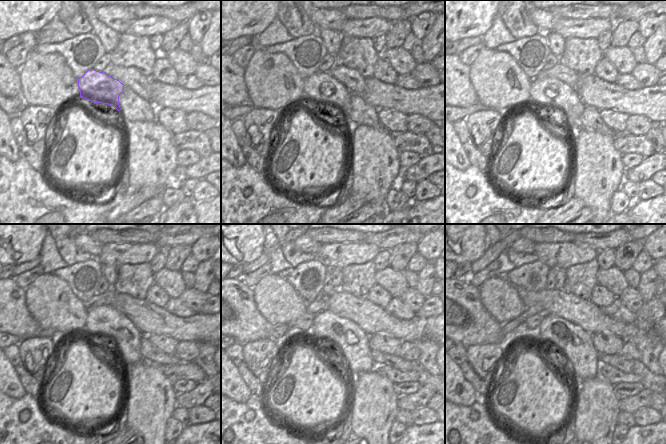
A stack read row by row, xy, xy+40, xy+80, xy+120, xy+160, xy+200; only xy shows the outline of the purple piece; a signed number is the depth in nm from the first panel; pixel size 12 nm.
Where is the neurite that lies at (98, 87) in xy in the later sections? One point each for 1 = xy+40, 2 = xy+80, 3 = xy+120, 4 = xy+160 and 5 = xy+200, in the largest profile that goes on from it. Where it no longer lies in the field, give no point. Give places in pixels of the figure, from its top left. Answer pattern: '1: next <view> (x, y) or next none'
1: next xy+40 (320, 88)
2: next xy+80 (550, 94)
3: next xy+120 (106, 323)
4: next xy+160 (345, 336)
5: next xy+200 (575, 344)

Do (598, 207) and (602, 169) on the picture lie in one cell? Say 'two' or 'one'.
one

